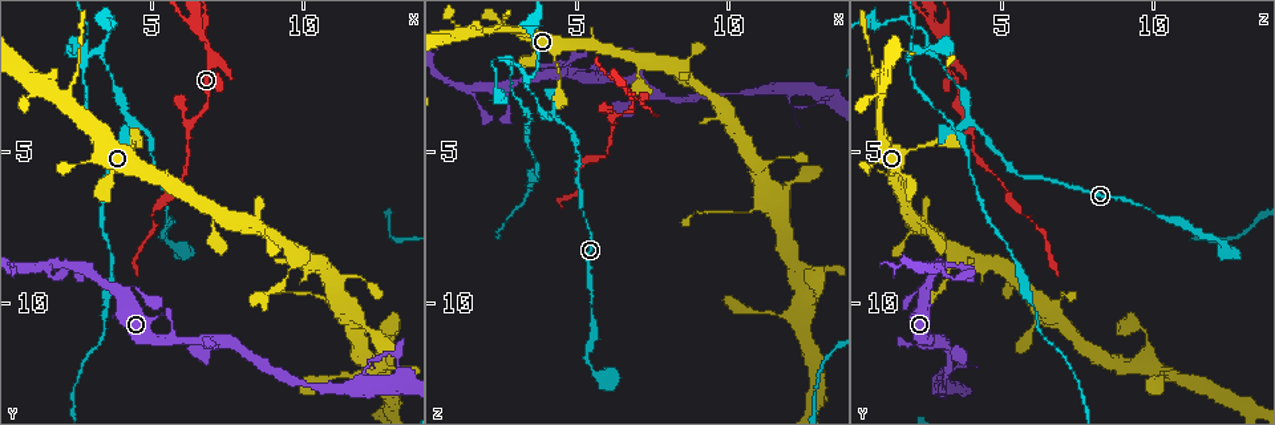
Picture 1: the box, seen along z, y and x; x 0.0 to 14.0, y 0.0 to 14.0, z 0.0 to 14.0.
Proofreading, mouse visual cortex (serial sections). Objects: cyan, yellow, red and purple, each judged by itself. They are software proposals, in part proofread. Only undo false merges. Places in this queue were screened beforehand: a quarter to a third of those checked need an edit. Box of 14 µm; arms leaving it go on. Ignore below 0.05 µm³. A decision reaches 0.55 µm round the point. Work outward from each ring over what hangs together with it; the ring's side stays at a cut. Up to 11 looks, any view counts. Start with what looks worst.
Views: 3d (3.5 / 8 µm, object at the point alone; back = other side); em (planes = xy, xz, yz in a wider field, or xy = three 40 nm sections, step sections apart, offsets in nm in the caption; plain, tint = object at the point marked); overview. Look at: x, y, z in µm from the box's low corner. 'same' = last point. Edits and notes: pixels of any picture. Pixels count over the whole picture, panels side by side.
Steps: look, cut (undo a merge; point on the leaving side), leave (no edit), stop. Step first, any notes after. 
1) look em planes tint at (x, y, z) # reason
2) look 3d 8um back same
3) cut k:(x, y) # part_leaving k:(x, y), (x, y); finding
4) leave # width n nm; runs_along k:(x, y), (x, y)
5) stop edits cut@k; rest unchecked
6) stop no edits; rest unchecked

look 3d 8um at (6.6, 1.2, 2.9)

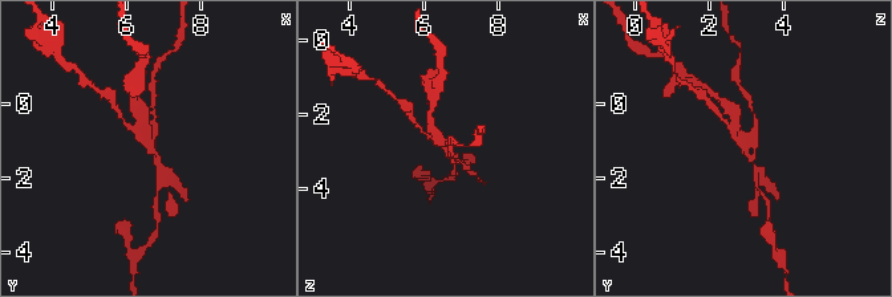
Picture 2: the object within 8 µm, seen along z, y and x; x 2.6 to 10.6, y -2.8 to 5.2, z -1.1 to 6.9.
look 3d 3.5um back at (6.6, 1.1, 2.9) # zoom in

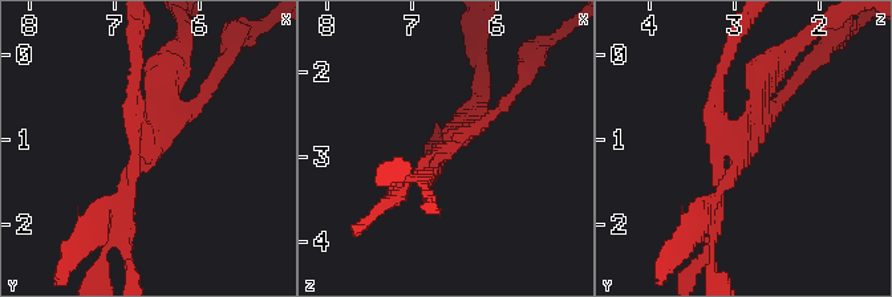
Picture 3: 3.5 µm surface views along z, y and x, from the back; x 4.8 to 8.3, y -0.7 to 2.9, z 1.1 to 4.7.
cut 3:(469, 125) # part_leaving 3:(421, 169), (458, 134); a second cell is stuck on

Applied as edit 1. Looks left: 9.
look overview # see it whole again

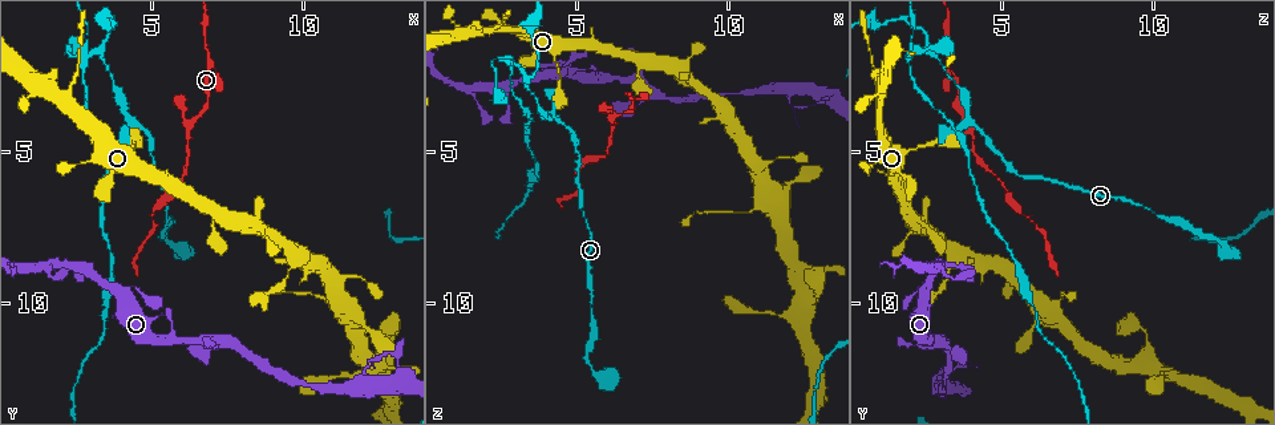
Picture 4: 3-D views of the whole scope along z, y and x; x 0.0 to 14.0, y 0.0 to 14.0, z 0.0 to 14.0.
look 3d 3.5um at (6.2, 4.2, 3.8) # three-way junction

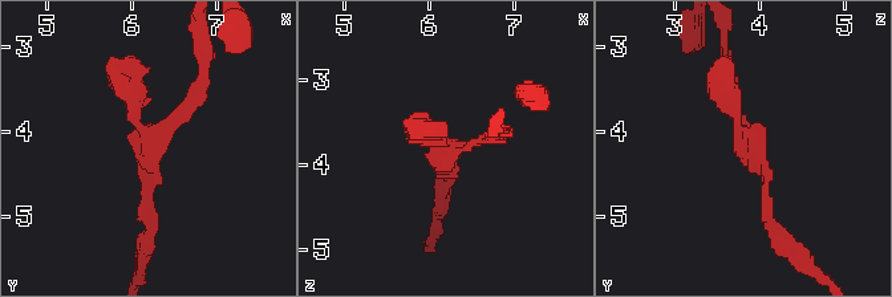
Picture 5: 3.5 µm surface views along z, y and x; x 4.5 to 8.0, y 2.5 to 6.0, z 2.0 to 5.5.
leave # arms 3; runs_along 5:(202, 74), (150, 149), (150, 226); one cell here

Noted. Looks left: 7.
look 3d 3.5um at (4.0, 9.7, 2.4) # abrupt turn

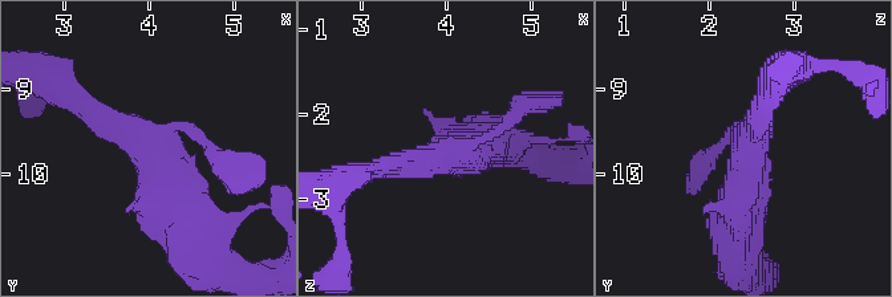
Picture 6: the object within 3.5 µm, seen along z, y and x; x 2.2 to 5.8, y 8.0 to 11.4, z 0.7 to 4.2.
look em xy step 2 tint at (4.00, 9.75, 2.45) # arms 3; arm_widths 150, 250, 600 nm; shape alone is not enough

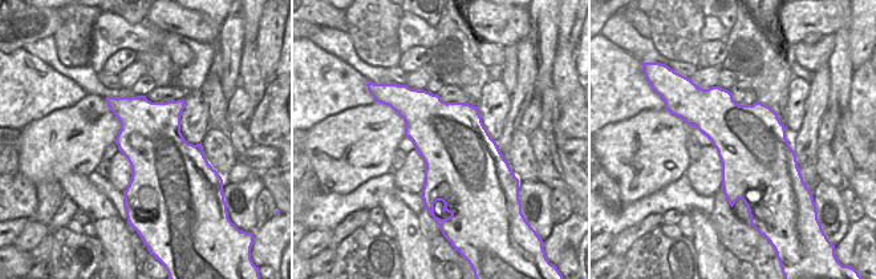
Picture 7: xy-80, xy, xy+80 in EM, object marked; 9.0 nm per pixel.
leave # width 650 nm; runs_along 6:(190, 231), (149, 150), (76, 101); all the same cell

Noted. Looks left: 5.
look 3d 3.5um at (4.4, 4.0, 4.0) # a fork

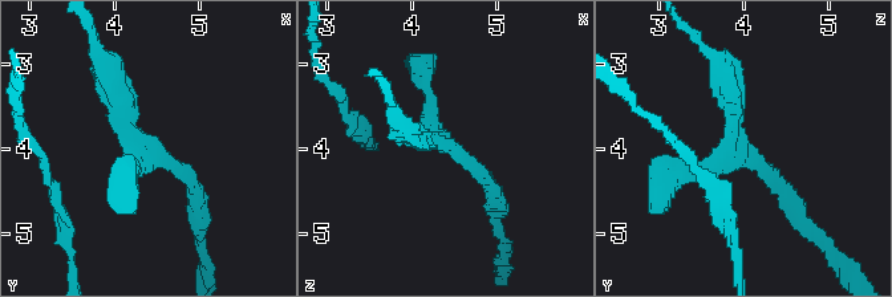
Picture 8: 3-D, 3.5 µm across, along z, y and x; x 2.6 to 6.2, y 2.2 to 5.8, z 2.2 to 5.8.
look em xy step 1 plain at (4.40, 4.05, 4.00) # arms 3; arm_widths 150, 200, 200 nm

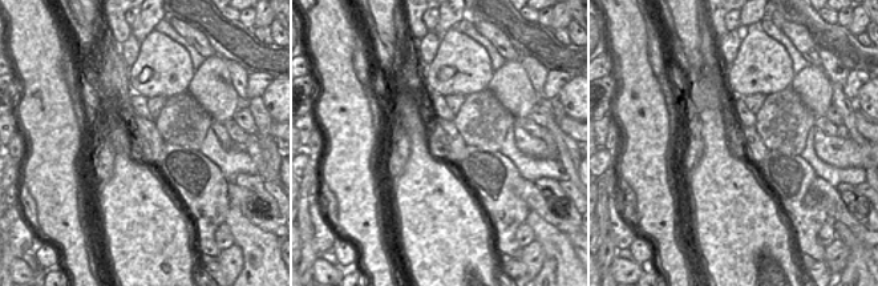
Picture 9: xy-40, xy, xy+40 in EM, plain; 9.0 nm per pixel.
look em xy step 1 tint same # where the object lies

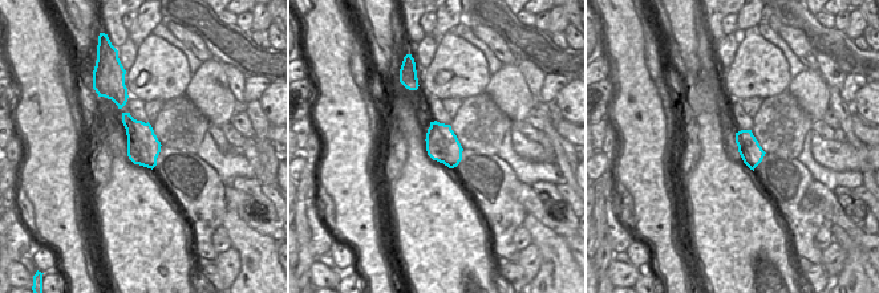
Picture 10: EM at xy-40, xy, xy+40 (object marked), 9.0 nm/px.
leave # width 300 nm; runs_along 8:(201, 202), (124, 129), (106, 80); continuous, no second cell

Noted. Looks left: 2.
look 3d 3.5um back at (2.8, 1.9, 1.9) # four or more arms meet

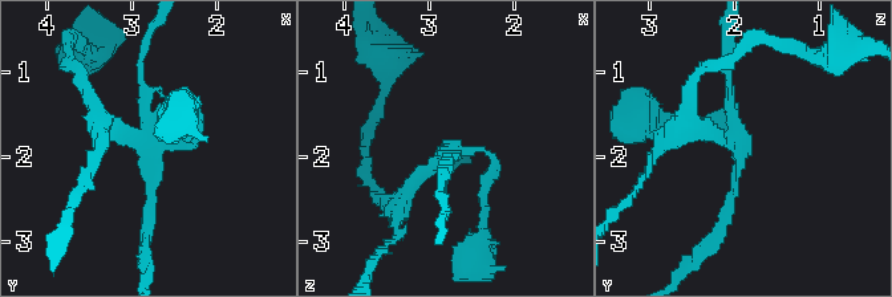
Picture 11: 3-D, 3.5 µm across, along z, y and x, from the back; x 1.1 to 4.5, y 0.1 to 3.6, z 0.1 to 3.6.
look em xy step 3 tint at (2.75, 1.85, 1.95) # shape alone is not enough

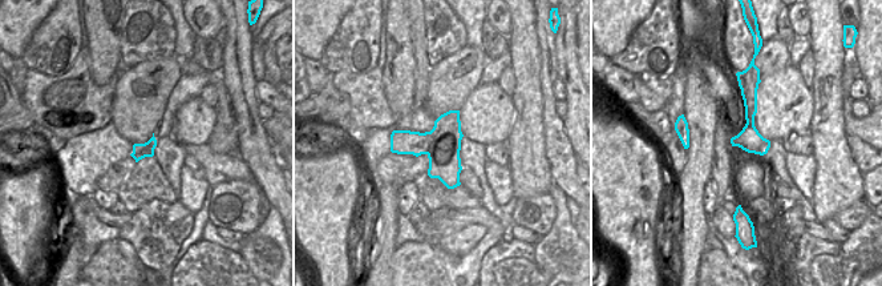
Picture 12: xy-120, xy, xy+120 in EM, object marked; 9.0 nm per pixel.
cut 11:(151, 196) # part_leaving 11:(136, 139), (151, 143), (148, 241); a second cell is stuck on

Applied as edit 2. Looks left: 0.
stop edits cut@3, cut@11; rest unchecked

